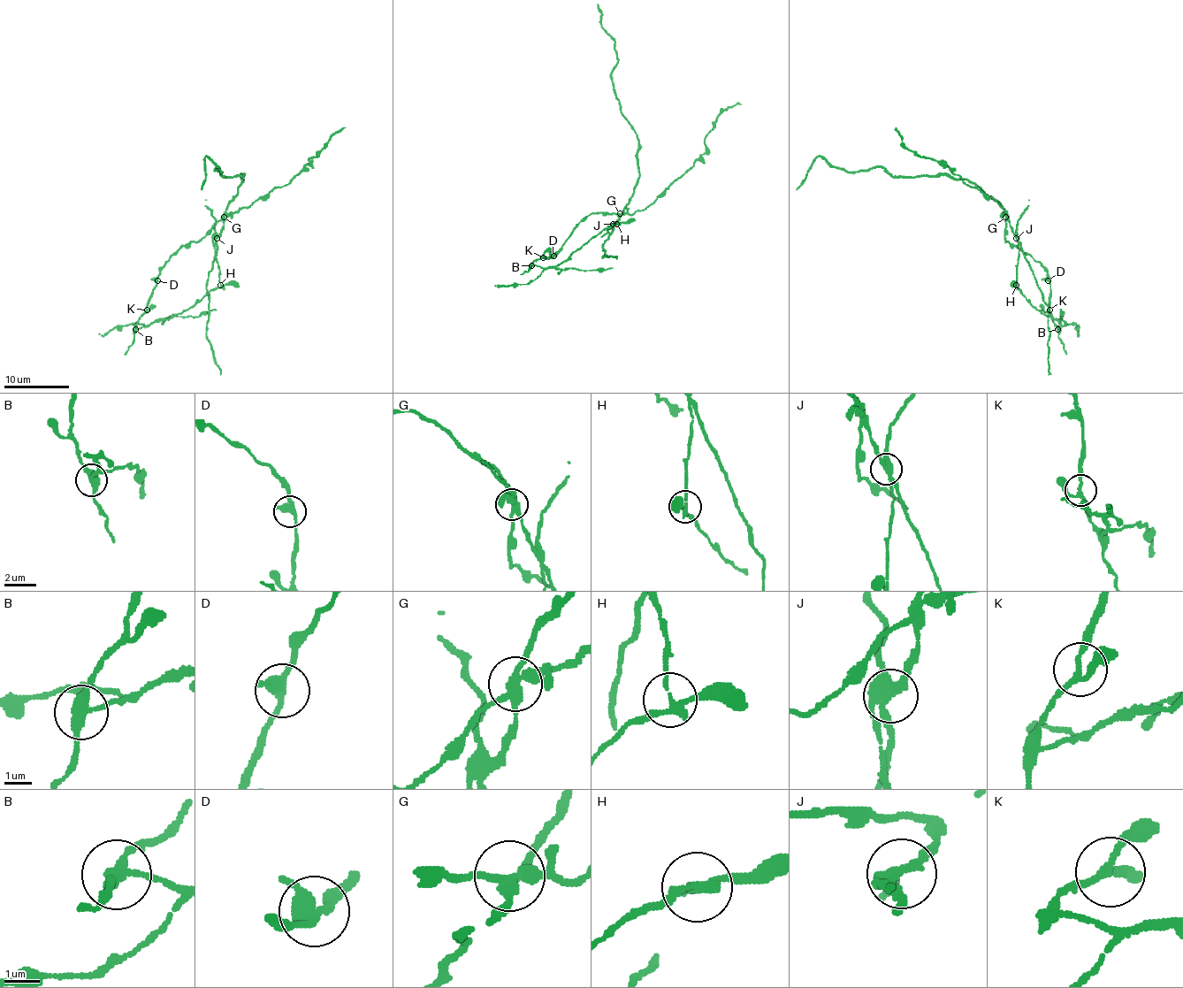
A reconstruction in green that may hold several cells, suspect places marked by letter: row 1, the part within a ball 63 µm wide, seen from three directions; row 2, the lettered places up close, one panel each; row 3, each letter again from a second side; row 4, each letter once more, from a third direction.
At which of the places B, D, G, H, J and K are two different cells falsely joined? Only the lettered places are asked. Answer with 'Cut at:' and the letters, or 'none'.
Cut at: B, G, H, J

